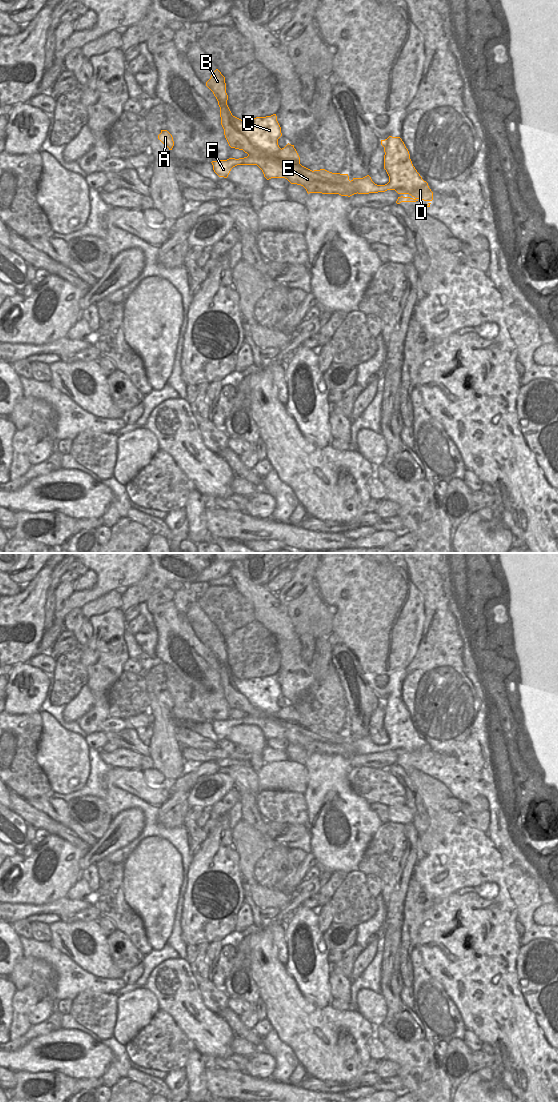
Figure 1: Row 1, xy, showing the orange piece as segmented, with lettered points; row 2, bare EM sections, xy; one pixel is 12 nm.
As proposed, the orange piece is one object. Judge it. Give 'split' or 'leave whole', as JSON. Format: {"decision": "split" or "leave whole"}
{"decision": "split"}

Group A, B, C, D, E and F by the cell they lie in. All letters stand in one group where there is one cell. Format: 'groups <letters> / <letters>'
groups A C D E F / B

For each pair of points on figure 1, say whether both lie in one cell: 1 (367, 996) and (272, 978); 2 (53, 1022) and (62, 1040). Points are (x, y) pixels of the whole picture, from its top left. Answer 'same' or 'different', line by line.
1: different
2: different

